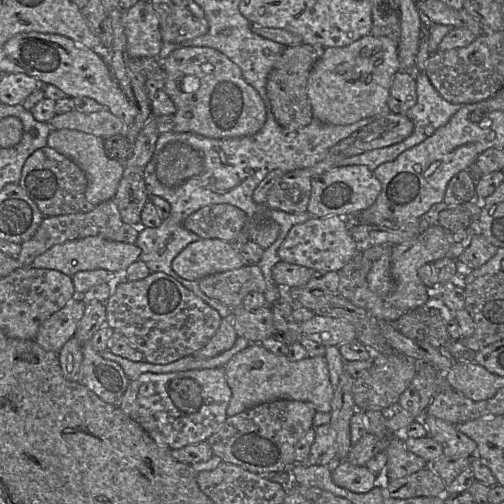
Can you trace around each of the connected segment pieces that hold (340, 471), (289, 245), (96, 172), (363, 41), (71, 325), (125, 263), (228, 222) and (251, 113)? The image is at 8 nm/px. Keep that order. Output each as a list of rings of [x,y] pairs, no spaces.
[[[347,459],[333,465],[332,479],[336,485],[355,493],[369,492],[379,480],[366,466],[353,465]]]
[[[338,215],[312,217],[294,225],[278,249],[281,261],[305,266],[315,272],[340,271],[359,252],[357,243],[349,233],[347,221]]]
[[[72,129],[52,130],[47,139],[47,147],[69,158],[84,171],[87,177],[85,196],[90,204],[96,206],[101,202],[113,200],[123,176],[125,163],[107,157],[103,138]]]
[[[366,35],[345,47],[328,47],[314,65],[307,82],[307,94],[314,120],[349,125],[387,111],[394,75],[401,70],[398,42],[388,37]]]
[[[74,297],[42,323],[34,341],[46,351],[58,354],[65,343],[75,336],[84,309],[82,298]]]
[[[86,237],[54,245],[36,257],[30,264],[33,268],[57,270],[72,277],[80,271],[103,269],[122,274],[137,260],[140,260],[141,249],[136,244],[128,244],[101,237]]]
[[[230,204],[200,208],[183,222],[183,227],[202,239],[234,240],[247,223],[247,215]]]
[[[183,46],[163,60],[166,93],[176,107],[174,132],[190,132],[213,139],[252,136],[267,118],[259,93],[249,85],[238,65],[210,47]]]

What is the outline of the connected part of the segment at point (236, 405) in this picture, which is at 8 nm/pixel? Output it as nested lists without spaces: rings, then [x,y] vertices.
[[[250,343],[235,354],[223,368],[231,390],[226,414],[235,416],[251,407],[279,399],[309,402],[317,411],[329,413],[334,388],[330,382],[325,357],[306,357],[291,361],[286,356],[266,350],[260,343]]]

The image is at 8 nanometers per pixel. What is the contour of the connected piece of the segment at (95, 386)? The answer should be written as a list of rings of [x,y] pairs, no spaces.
[[[90,343],[82,346],[81,383],[109,404],[119,407],[130,378],[114,361],[103,359]]]

